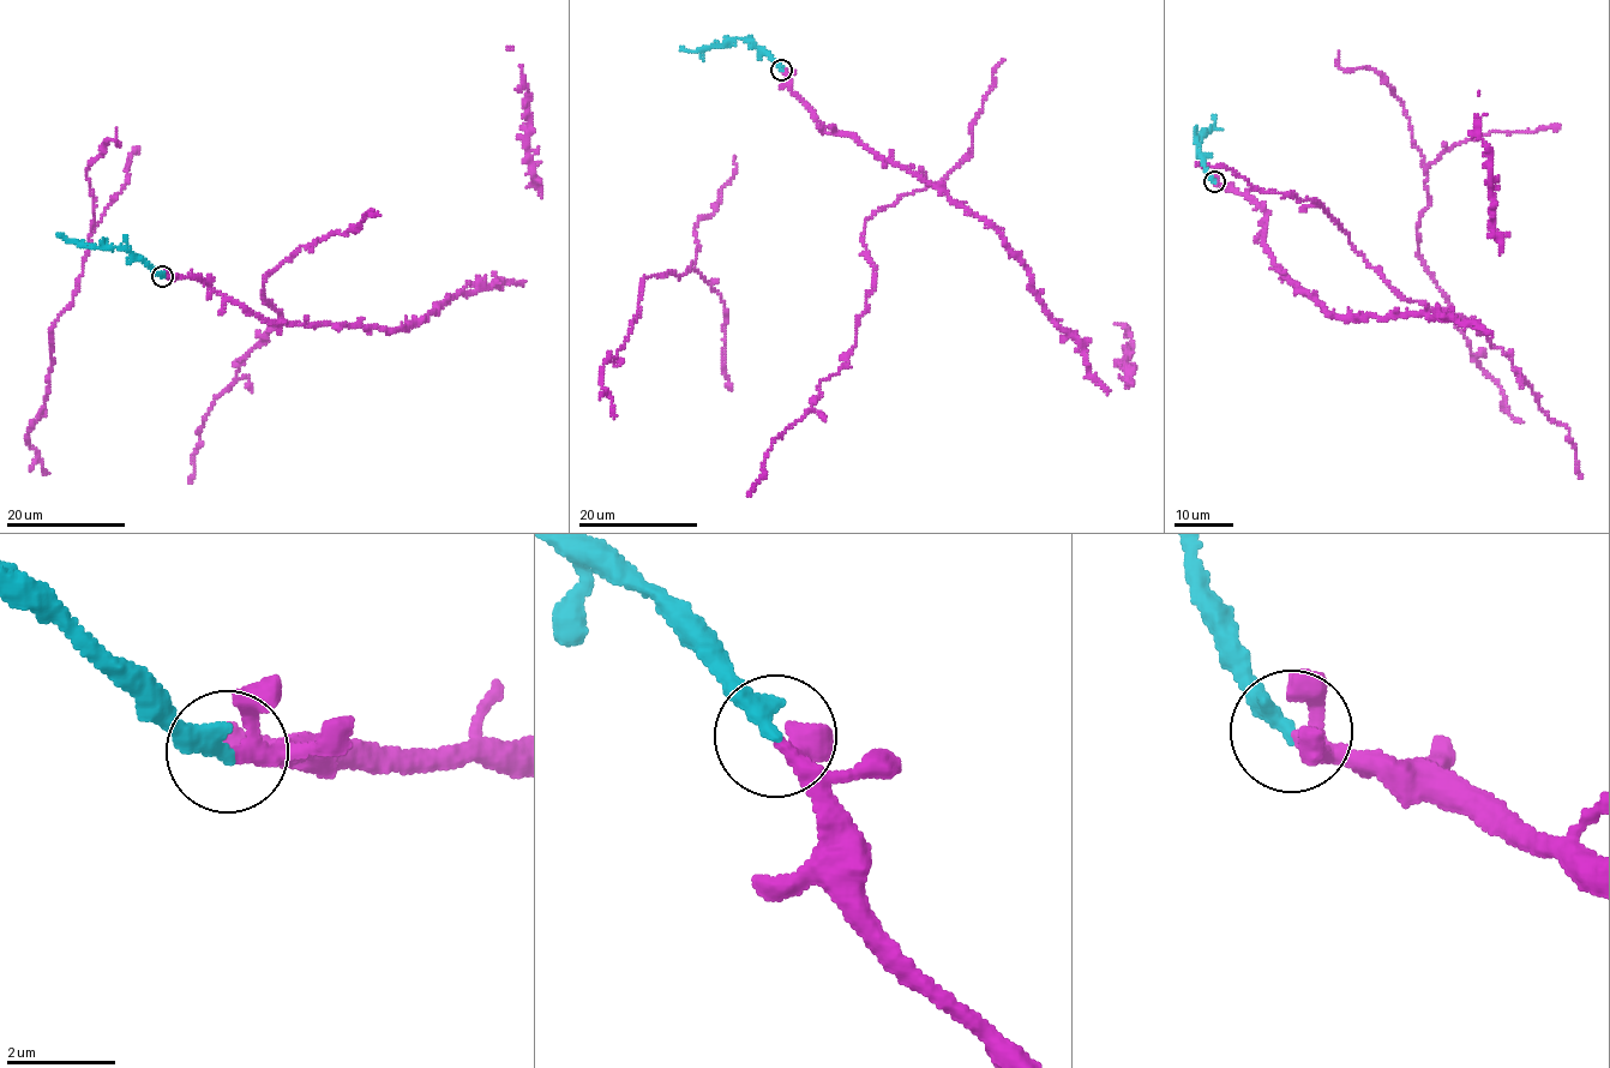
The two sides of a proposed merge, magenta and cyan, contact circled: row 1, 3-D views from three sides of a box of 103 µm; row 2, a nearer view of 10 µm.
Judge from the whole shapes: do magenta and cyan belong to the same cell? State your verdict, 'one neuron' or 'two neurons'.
one neuron

